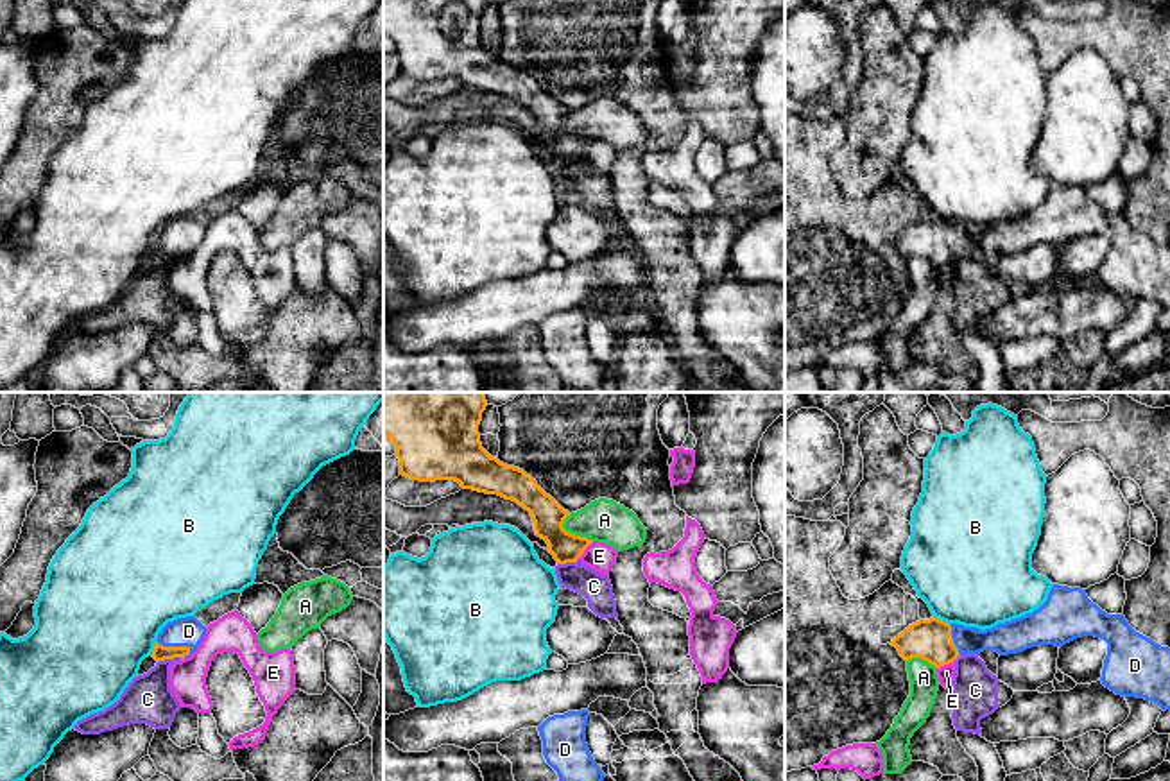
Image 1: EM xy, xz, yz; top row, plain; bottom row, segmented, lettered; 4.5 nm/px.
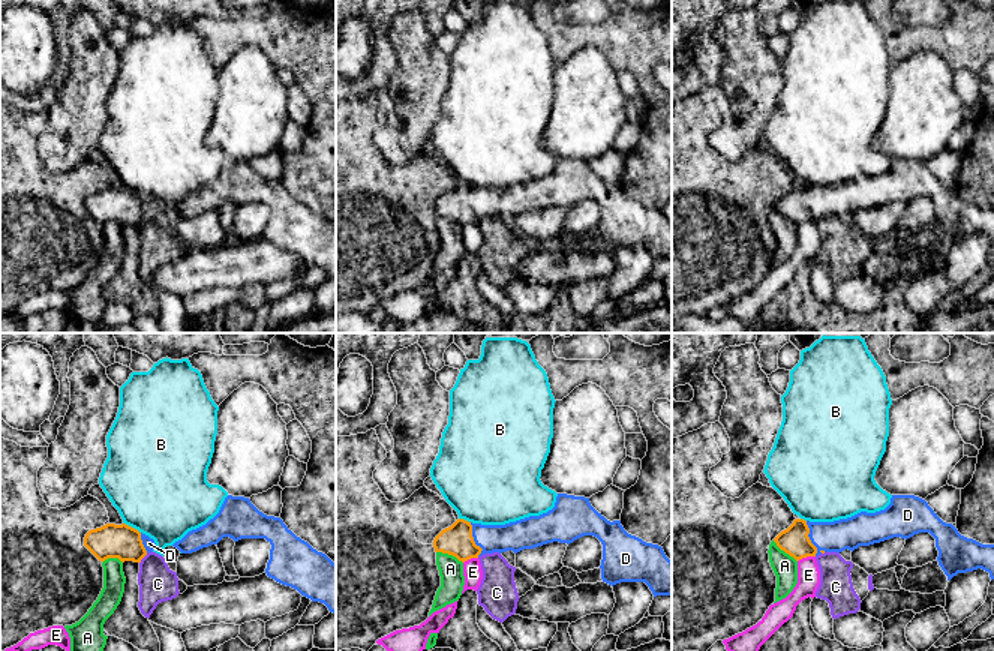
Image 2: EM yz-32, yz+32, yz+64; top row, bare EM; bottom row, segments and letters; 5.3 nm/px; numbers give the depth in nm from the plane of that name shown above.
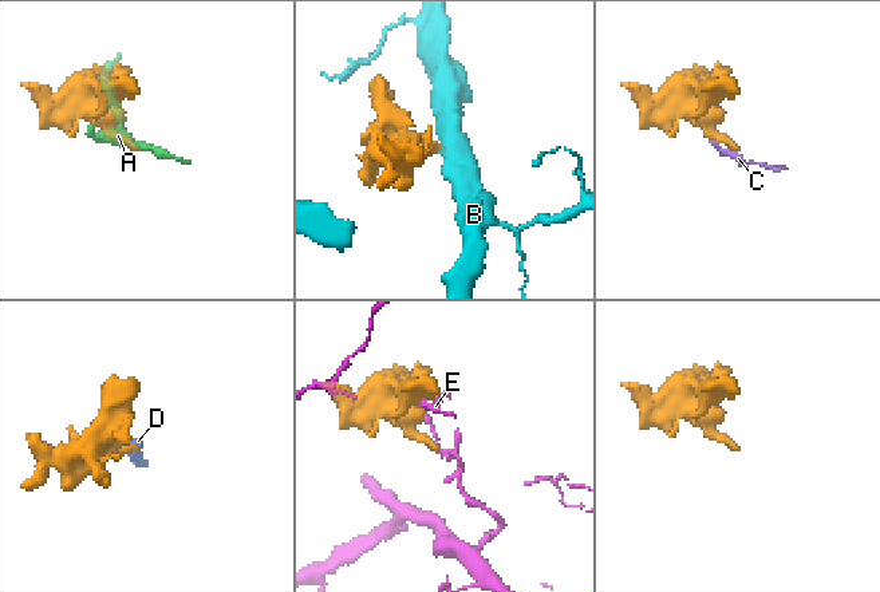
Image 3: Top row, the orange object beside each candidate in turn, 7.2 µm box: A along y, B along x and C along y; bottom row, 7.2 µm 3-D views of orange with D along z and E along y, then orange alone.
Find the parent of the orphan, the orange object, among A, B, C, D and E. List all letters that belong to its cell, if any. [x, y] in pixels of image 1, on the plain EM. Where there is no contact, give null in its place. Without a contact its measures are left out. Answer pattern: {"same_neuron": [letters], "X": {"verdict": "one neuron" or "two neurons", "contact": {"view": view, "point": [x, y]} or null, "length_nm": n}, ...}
{"same_neuron": ["D"], "A": {"verdict": "two neurons", "contact": {"view": "xz", "point": [574, 133]}, "length_nm": 170}, "B": {"verdict": "two neurons", "contact": {"view": "yz", "point": [941, 219]}, "length_nm": 80}, "C": {"verdict": "two neurons", "contact": {"view": "xz", "point": [567, 160]}, "length_nm": 90}, "D": {"verdict": "one neuron", "contact": {"view": "xy", "point": [174, 246]}, "length_nm": 170}, "E": {"verdict": "two neurons", "contact": {"view": "xz", "point": [584, 147]}, "length_nm": 120}}

